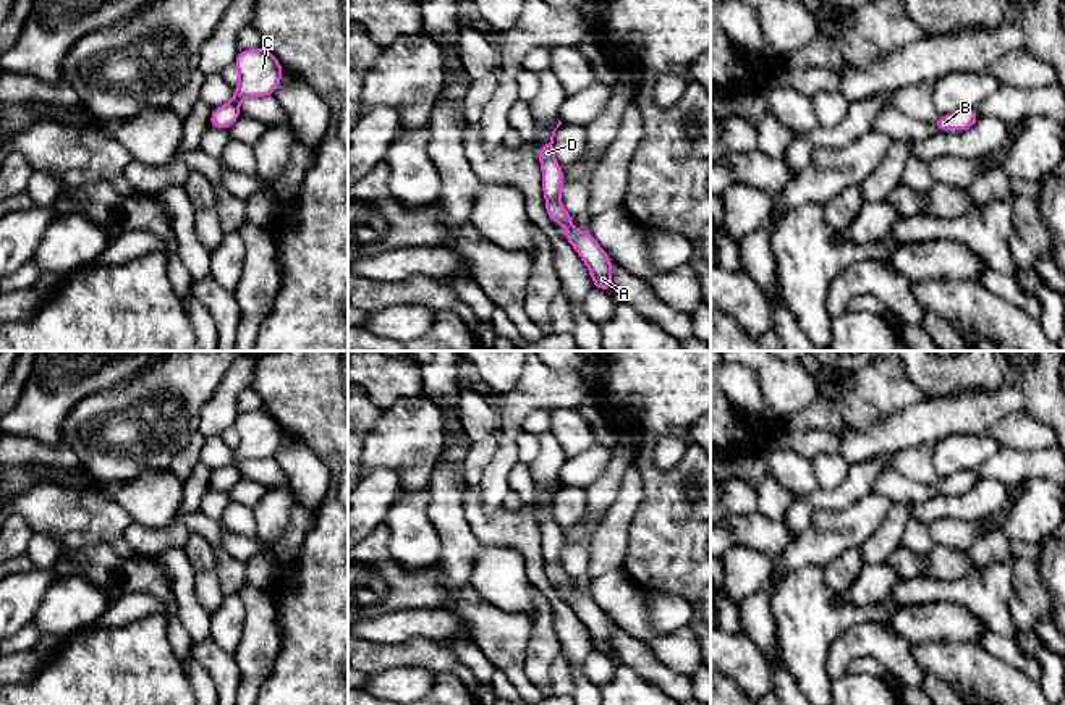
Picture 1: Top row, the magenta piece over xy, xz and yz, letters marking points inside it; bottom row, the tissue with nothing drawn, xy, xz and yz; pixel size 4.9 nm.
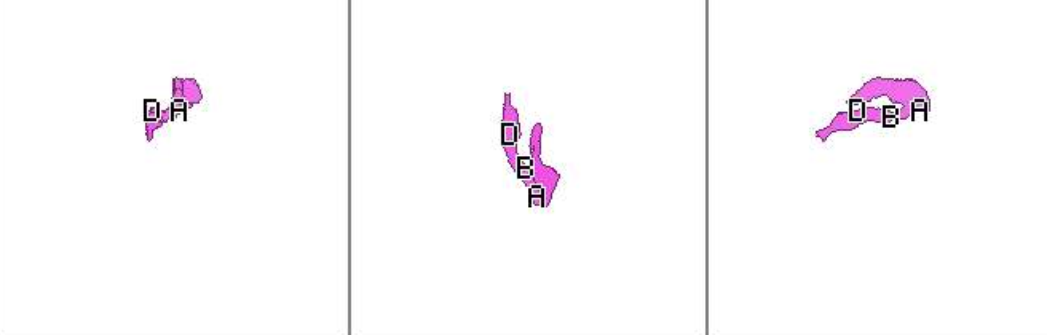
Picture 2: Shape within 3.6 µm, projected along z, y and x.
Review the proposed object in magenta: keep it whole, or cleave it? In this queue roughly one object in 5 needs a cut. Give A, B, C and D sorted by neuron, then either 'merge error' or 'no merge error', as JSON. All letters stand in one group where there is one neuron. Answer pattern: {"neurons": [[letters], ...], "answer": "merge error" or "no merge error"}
{"neurons": [["A", "B", "C", "D"]], "answer": "no merge error"}

